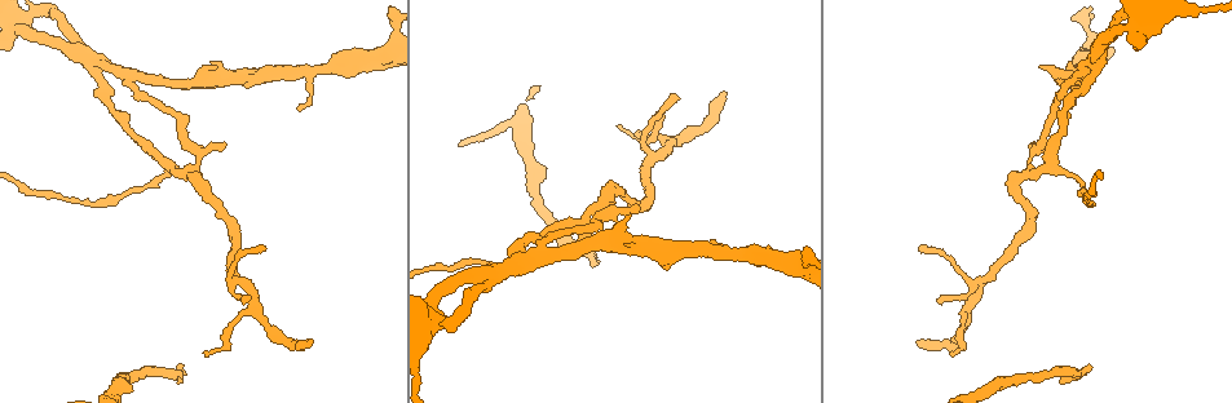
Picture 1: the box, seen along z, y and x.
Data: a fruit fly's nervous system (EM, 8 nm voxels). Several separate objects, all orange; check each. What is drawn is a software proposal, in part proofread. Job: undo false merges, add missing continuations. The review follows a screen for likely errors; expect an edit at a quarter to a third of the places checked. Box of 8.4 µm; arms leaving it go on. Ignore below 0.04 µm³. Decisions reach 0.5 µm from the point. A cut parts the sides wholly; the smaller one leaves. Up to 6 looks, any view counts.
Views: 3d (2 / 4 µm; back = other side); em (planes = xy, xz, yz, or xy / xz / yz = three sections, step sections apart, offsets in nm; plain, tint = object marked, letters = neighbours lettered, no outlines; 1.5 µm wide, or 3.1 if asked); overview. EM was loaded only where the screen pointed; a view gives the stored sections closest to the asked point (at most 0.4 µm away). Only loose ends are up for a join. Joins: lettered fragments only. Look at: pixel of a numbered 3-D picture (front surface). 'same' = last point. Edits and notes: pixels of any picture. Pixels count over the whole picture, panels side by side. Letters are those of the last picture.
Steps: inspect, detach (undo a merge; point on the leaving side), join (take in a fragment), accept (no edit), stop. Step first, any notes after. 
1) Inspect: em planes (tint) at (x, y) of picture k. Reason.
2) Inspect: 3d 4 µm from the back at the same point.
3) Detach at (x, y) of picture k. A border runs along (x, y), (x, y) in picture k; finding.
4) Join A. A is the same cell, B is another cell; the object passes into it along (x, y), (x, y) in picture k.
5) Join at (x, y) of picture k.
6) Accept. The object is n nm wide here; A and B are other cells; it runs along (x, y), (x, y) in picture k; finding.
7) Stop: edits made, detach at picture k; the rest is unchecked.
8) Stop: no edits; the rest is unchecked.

Inspect: em planes (plain) at (205, 354) of picture 1. Thin end.

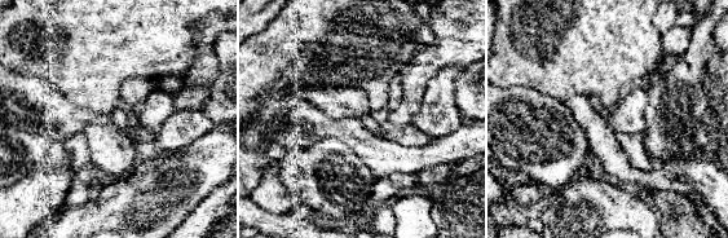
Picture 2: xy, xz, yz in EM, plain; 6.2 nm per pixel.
Inspect: em planes (letters) at the same point.

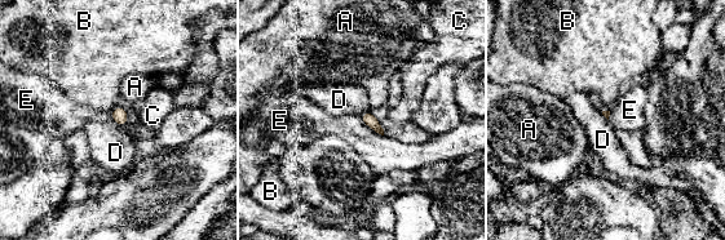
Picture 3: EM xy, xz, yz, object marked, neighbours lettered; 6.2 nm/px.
Accept. A, B, C, D and E are other cells; a border runs along (358, 116), (383, 136) in picture 3; none of them fits.

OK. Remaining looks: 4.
Inspect: em planes (plain) at (1016, 180) of picture 1. Sharp bend.

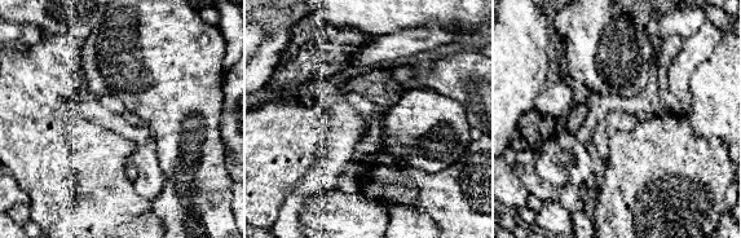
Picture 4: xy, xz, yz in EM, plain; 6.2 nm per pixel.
Inspect: em planes (tint) at the same point.

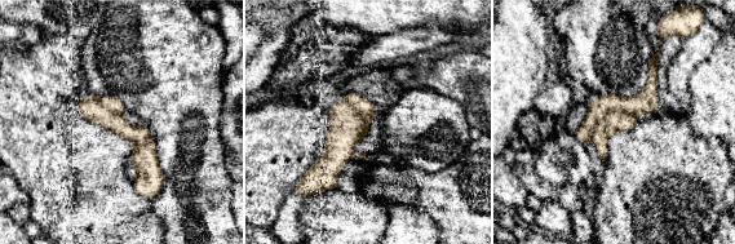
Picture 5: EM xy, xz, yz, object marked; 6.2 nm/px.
Inspect: em planes (letters) at the same point.

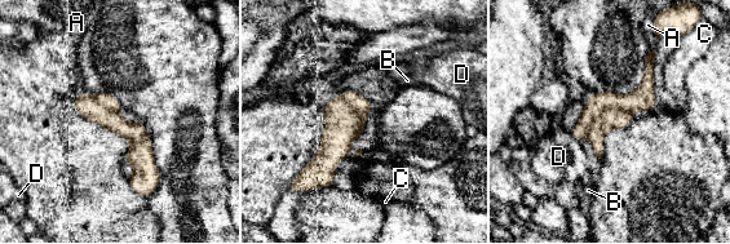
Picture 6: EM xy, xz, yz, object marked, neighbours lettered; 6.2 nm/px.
Detach at (609, 119) of picture 6. A, B, C and D are other cells; a second cell is stuck on.

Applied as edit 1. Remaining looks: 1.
Stop: edits made, detach at picture 6; the rest is unchecked.

